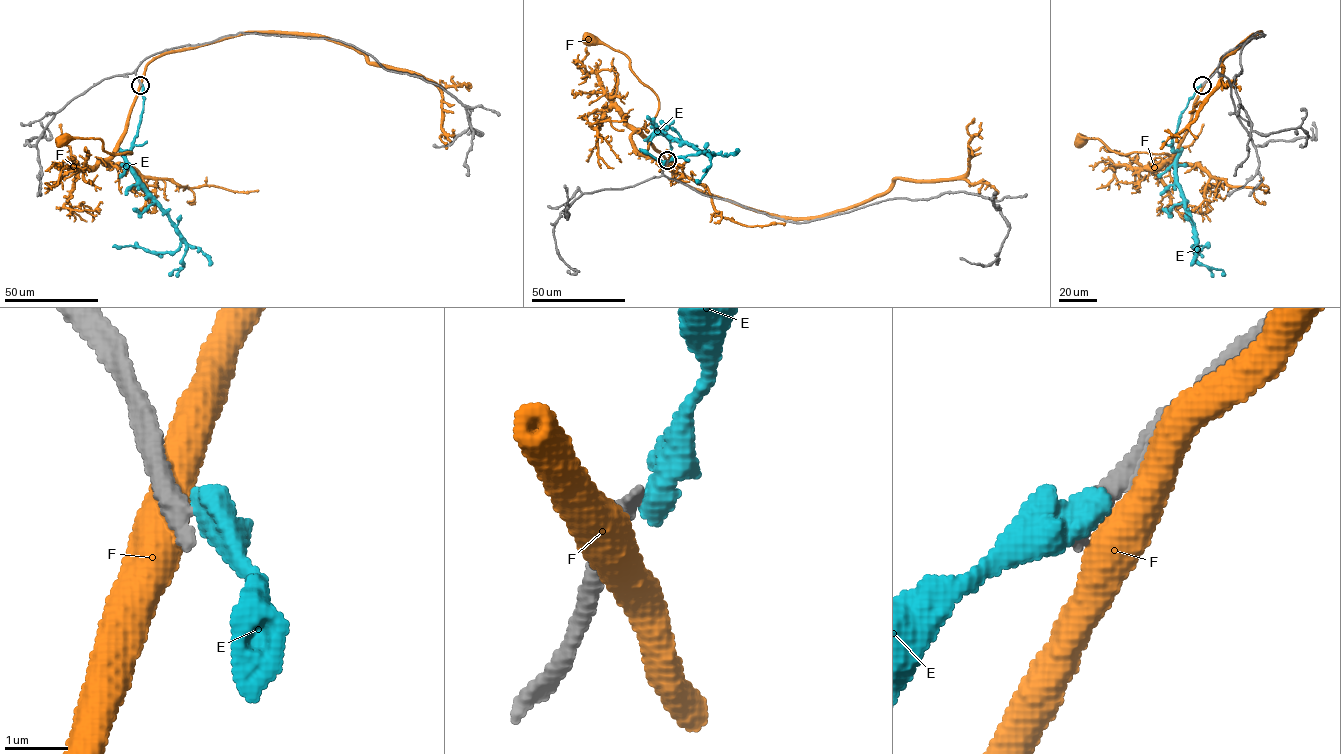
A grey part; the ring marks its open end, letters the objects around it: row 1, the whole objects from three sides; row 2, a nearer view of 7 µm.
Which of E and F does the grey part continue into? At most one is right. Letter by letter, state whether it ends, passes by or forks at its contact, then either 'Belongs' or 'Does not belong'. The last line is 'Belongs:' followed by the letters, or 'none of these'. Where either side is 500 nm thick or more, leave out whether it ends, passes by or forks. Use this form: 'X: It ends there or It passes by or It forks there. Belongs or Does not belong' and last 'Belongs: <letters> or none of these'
E: Does not belong
F: Does not belong
Belongs: none of these

